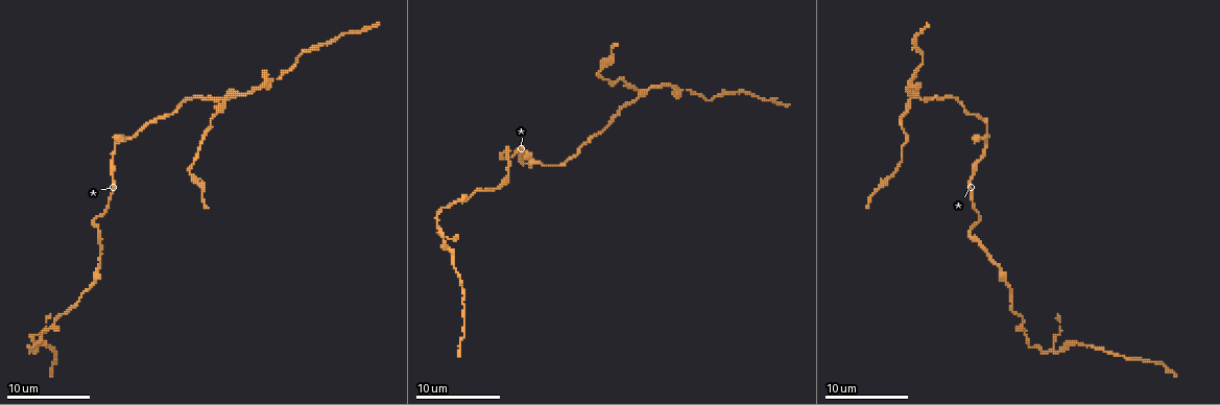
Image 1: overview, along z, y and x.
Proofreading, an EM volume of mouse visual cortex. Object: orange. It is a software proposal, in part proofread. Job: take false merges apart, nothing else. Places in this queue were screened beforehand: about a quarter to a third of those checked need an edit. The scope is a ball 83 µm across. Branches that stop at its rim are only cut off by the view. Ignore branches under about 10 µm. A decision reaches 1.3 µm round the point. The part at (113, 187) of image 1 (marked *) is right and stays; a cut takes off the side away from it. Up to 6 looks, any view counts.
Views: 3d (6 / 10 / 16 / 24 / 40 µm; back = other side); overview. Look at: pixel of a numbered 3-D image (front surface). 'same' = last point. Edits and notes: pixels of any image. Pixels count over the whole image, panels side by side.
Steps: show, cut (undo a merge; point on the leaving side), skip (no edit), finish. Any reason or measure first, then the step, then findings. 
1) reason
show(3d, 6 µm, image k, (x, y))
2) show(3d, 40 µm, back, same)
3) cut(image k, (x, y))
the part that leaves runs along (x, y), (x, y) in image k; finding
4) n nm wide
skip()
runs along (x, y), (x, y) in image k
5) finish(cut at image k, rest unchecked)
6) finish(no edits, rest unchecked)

three-way junction
show(3d, 10 µm, image 1, (270, 79))

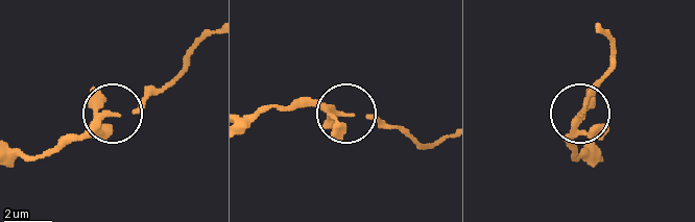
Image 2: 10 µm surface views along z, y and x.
show(3d, 10 µm, back, image 2, (113, 112))

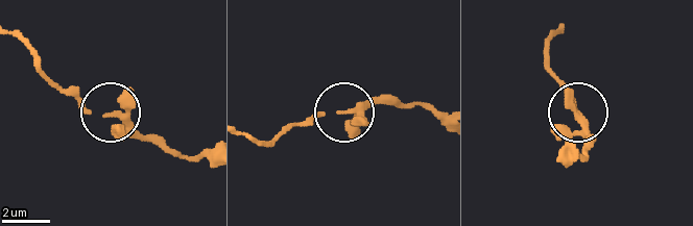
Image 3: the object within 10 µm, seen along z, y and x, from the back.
skip()
runs along (439, 120), (409, 101), (361, 101), (291, 125) in image 3; continuous, no second neuron

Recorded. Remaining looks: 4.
show(3d, 10 µm, image 1, (639, 89))

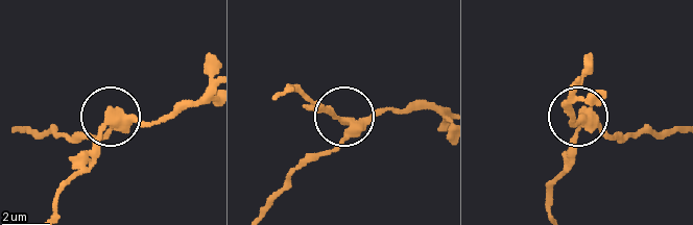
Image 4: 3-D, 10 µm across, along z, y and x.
3 arms
cut(image 4, (87, 153))
the part that leaves runs along (103, 127), (95, 155), (57, 197), (55, 215) in image 4; two neurons meet here

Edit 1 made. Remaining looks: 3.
show(overview)

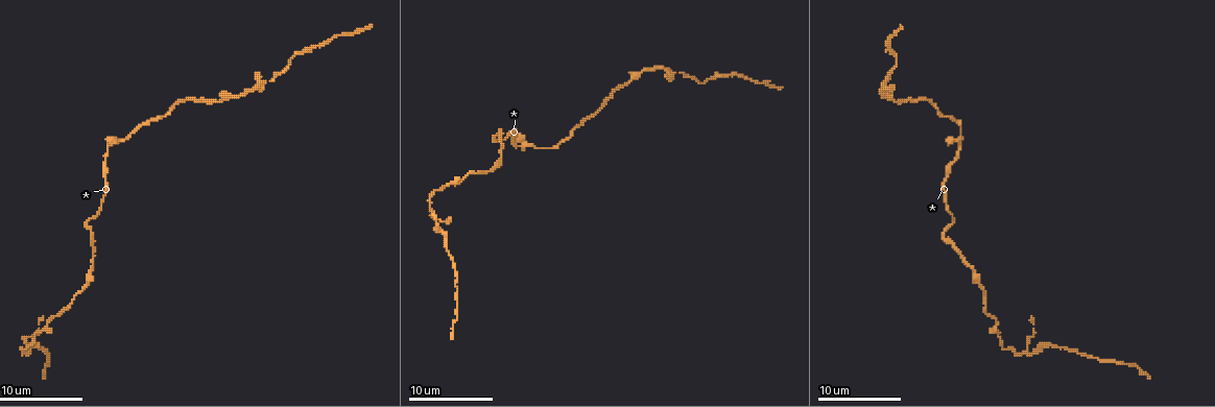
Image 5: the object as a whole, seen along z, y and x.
three arms meet
show(3d, 10 µm, image 5, (434, 215))

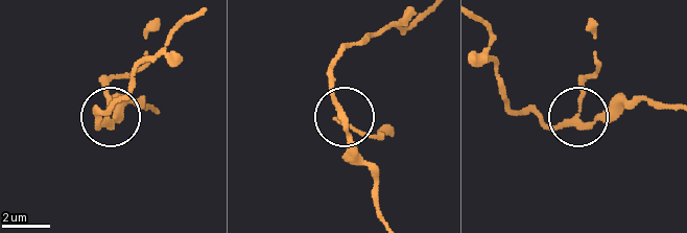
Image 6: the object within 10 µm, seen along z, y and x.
3 arms
skip()
runs along (482, 22), (513, 110), (554, 124), (602, 124), (642, 100) in image 6; one neuron here

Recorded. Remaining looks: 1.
finish(cut at image 4, rest unchecked)

